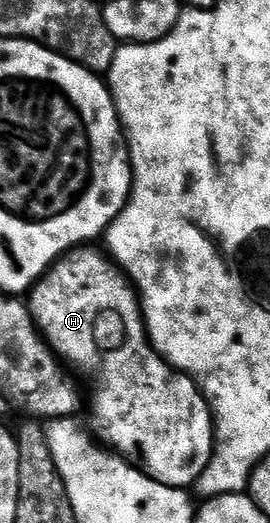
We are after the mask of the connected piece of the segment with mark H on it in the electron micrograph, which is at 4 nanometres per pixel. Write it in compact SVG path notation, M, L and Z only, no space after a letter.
M72 248L62 255L58 260L51 263L47 272L31 287L29 291L29 311L31 321L35 323L35 329L39 331L44 342L51 347L52 351L64 363L72 362L75 366L80 366L83 370L99 370L99 387L95 390L95 399L91 402L91 418L95 421L95 430L93 434L104 447L110 448L114 453L130 460L138 466L143 473L148 474L153 480L157 480L166 486L176 488L187 488L198 478L200 471L206 465L213 448L213 419L211 417L211 408L207 404L203 393L195 382L185 374L179 373L174 366L169 365L166 360L160 356L156 350L151 347L147 340L147 331L143 329L143 316L139 309L139 299L137 291L131 285L126 274L111 261L106 253L98 254L91 248Z

